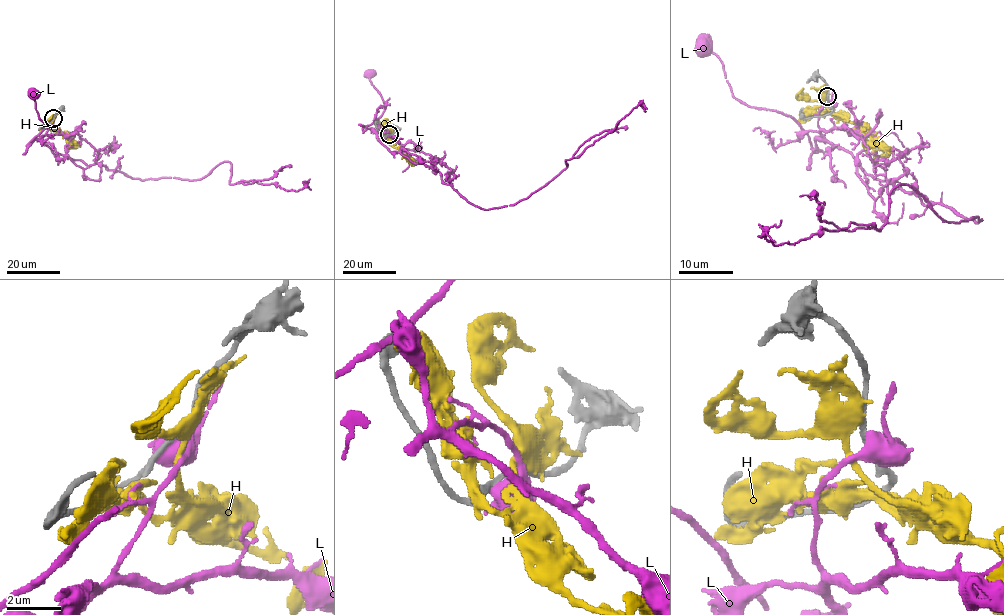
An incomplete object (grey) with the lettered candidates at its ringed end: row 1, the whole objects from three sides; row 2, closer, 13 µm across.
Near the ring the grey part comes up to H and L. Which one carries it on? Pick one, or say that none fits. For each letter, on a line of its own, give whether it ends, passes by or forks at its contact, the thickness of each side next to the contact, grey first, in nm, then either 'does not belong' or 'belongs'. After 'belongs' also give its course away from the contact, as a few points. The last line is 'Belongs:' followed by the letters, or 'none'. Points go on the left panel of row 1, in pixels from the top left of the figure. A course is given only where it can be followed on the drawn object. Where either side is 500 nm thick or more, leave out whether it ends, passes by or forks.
H: it passes by; 180 nm thick on the grey side, 380 nm on the other; belongs; it runs (53, 118), (51, 126), (80, 147)
L: it forks there; 180 nm thick on the grey side, 440 nm on the other; does not belong
Belongs: H

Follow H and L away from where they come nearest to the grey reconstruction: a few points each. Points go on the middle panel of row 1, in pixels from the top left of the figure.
H: (389, 134), (391, 144), (416, 164)
L: (386, 135), (385, 130), (376, 132), (364, 127), (374, 123), (384, 110), (383, 100), (372, 85), (369, 73)

